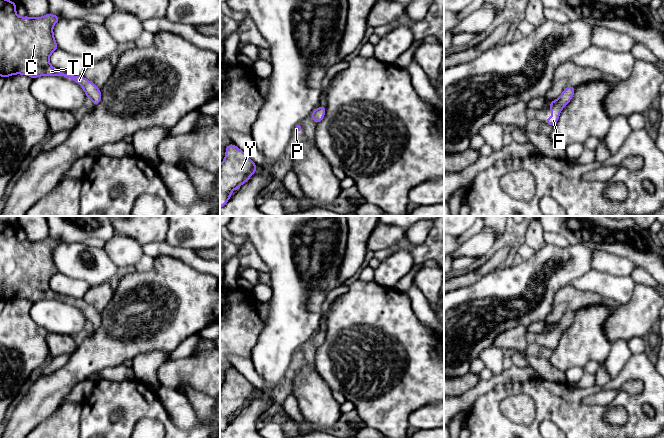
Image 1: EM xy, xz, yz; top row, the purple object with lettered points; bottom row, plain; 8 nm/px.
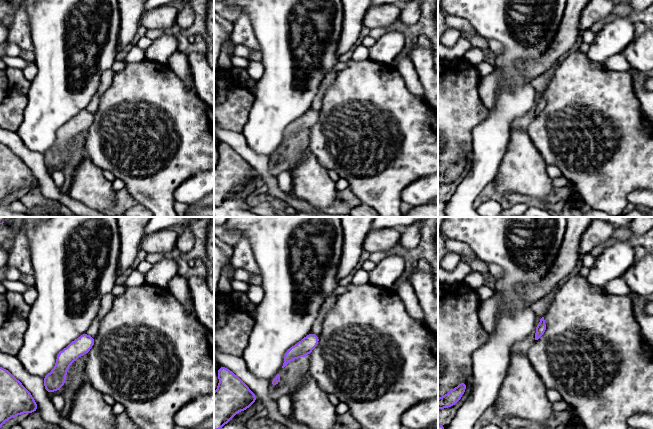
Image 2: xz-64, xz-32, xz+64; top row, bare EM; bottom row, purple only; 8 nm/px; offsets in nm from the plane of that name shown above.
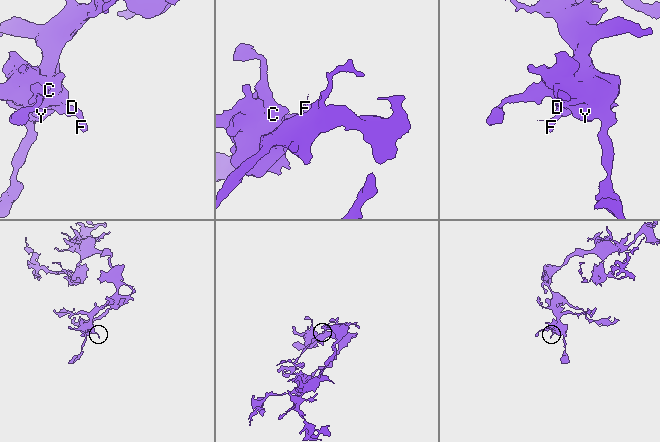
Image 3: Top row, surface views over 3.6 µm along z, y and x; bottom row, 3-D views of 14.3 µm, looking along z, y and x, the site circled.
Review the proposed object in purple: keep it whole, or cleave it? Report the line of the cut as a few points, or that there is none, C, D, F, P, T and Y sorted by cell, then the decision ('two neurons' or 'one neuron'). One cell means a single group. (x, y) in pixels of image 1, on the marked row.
no cut; C D F P T Y; one neuron

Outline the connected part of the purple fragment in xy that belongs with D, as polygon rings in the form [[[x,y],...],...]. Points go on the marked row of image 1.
[[[0,0],[0,76],[64,76],[81,85],[96,107],[101,102],[101,90],[93,82],[64,74],[49,62],[50,55],[59,48],[53,27],[61,17],[50,13],[37,18],[19,17],[16,3]]]

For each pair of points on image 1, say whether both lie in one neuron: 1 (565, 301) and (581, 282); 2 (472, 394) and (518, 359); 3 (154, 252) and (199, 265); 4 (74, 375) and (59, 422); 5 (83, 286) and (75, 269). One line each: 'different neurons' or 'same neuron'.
1: different neurons
2: different neurons
3: same neuron
4: different neurons
5: different neurons

